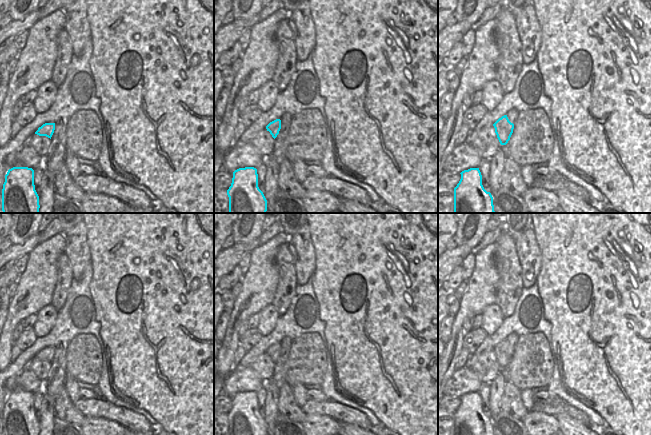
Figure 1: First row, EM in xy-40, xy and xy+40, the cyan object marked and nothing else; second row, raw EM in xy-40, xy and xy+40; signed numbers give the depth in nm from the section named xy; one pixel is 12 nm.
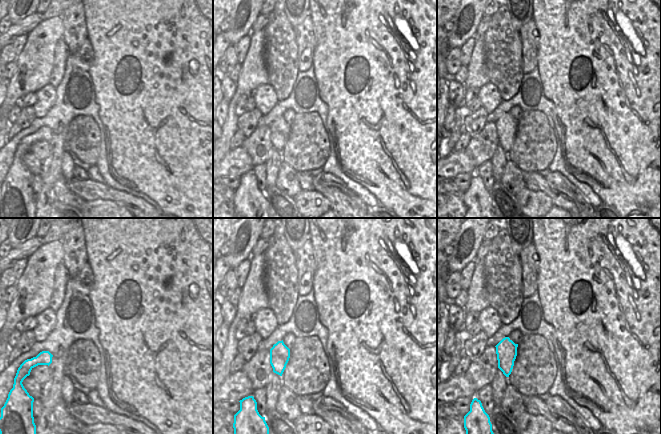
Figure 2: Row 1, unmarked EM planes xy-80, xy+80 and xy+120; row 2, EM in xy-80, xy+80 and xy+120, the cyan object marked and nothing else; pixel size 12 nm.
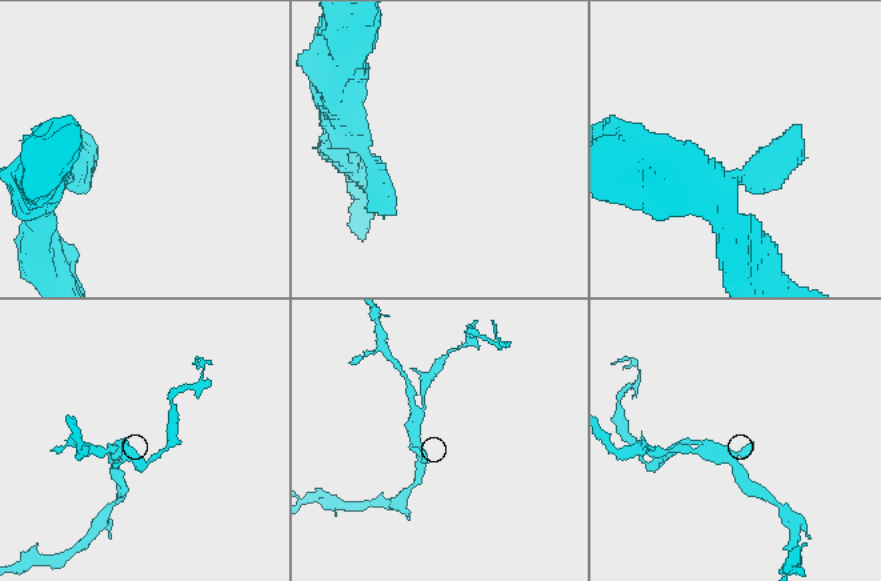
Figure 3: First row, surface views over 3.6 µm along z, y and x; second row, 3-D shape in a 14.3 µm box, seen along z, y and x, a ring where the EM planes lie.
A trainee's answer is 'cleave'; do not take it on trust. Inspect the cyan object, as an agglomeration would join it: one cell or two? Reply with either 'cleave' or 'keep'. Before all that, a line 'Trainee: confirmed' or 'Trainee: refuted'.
Trainee: refuted
keep

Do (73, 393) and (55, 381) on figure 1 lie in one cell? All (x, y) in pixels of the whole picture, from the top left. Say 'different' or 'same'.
different

